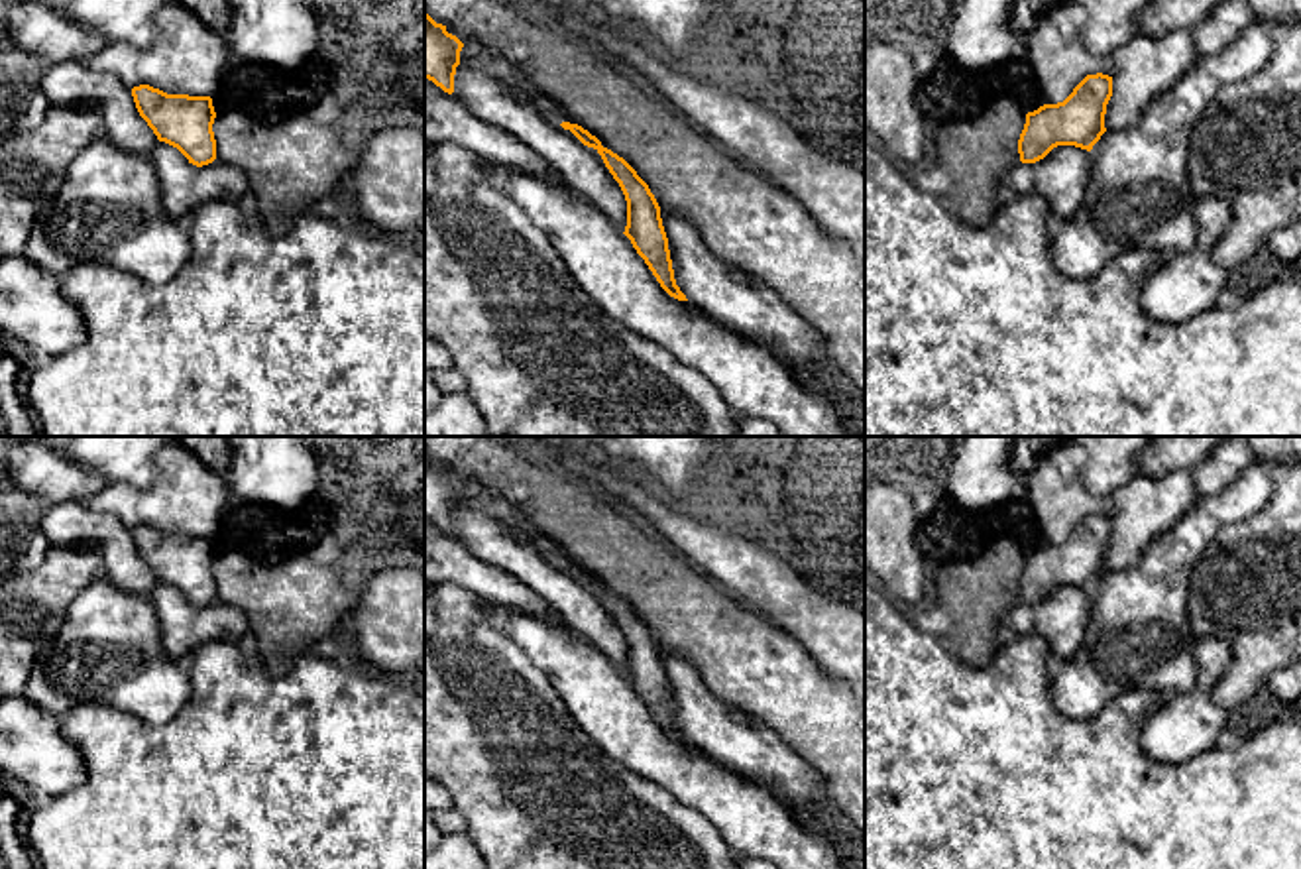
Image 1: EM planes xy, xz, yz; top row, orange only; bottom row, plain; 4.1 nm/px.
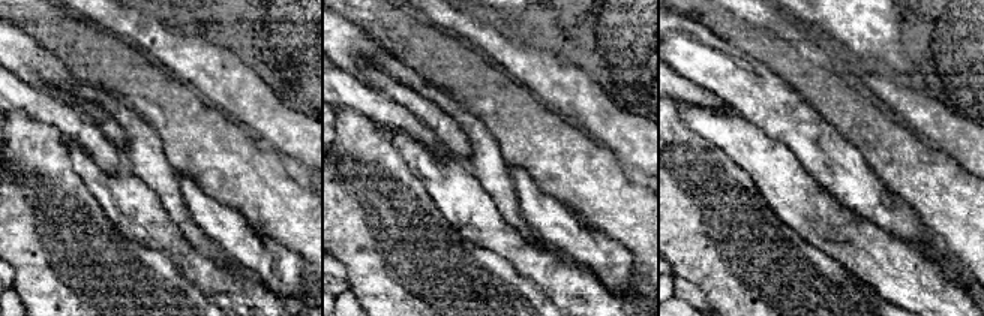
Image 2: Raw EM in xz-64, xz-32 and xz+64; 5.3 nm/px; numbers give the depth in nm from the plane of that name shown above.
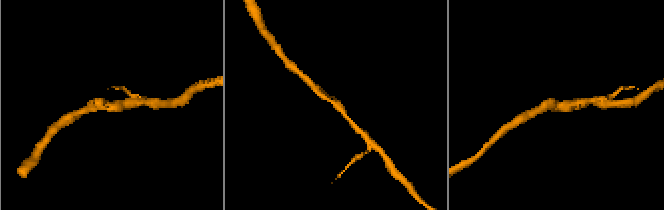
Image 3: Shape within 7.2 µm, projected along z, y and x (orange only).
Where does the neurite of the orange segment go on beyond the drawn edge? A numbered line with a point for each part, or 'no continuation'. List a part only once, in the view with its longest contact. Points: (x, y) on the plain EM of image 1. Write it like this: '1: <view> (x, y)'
no continuation

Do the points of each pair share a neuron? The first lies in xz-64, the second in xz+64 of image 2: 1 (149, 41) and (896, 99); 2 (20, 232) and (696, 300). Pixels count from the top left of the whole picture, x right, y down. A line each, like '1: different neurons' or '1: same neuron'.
1: same neuron
2: different neurons

